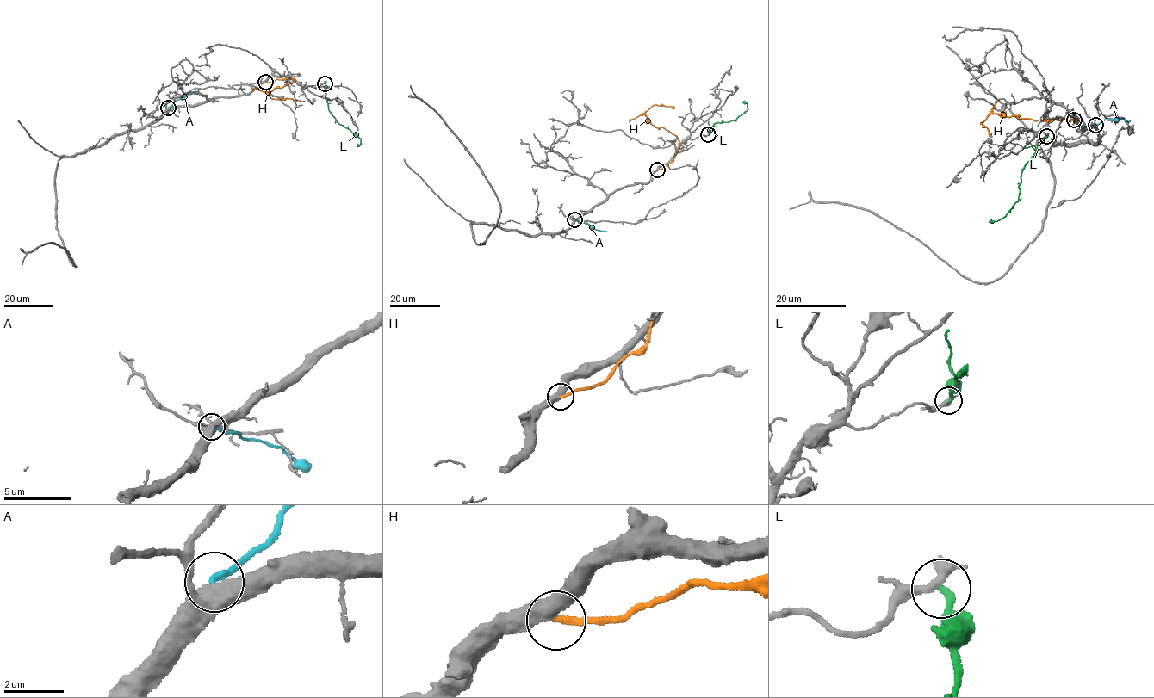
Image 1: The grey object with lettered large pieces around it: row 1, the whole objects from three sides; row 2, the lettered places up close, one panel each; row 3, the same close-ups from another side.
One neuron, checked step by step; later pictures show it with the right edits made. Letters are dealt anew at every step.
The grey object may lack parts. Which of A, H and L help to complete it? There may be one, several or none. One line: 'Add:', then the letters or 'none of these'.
Add: none of these

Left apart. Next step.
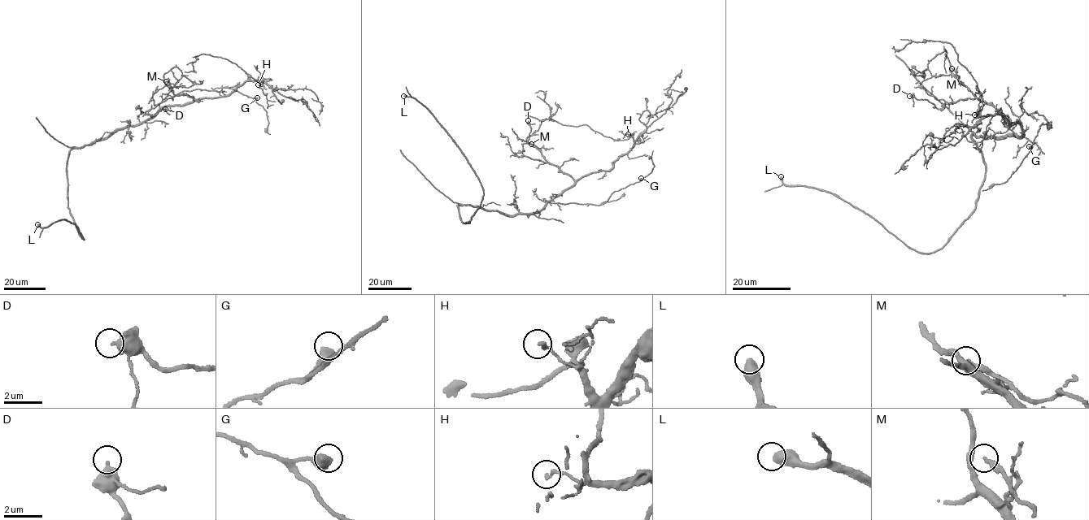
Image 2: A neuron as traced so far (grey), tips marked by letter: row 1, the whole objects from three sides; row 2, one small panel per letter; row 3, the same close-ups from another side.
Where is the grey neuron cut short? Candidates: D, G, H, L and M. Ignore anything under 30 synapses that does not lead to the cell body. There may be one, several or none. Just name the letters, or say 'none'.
L

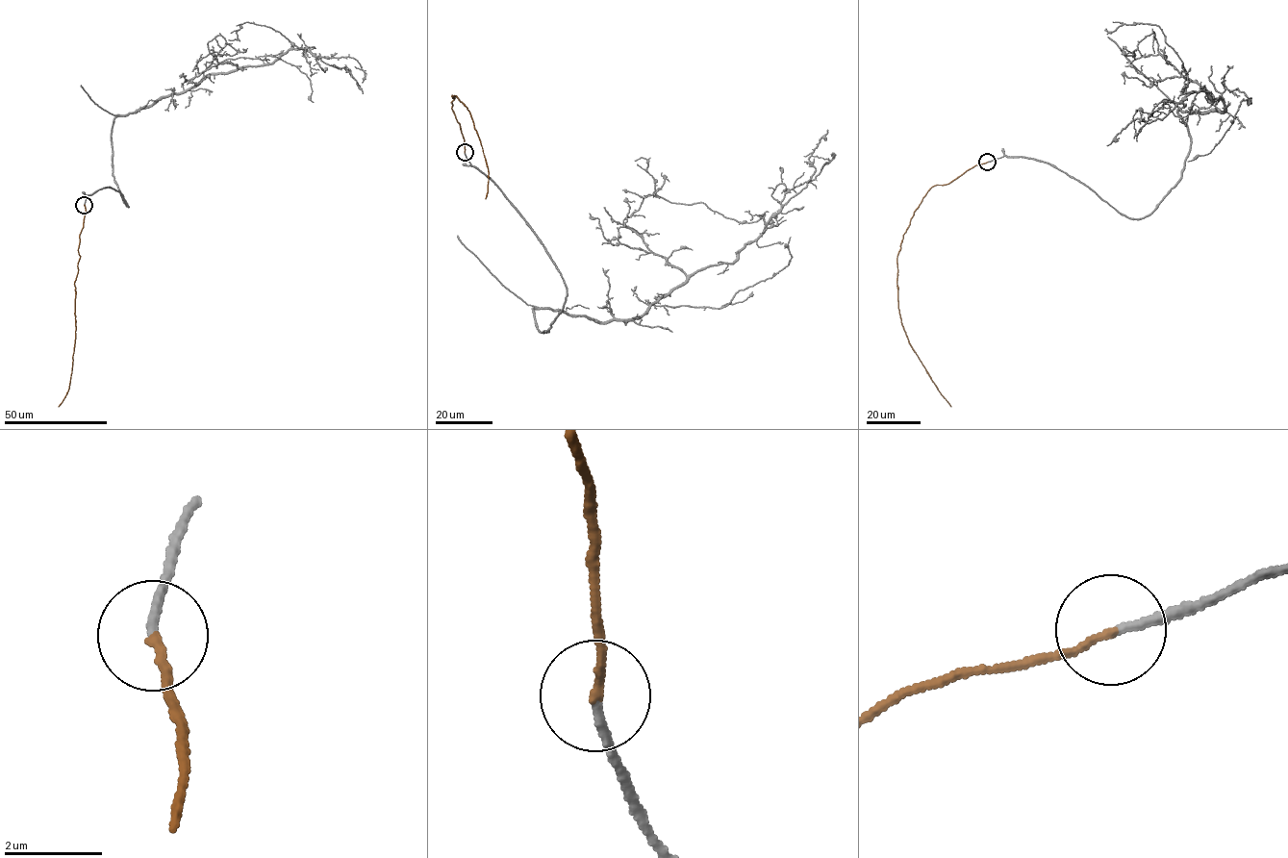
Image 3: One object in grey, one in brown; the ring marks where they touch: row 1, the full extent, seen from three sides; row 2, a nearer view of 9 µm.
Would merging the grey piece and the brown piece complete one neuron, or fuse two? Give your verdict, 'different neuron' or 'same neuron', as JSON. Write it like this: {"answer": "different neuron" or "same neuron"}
{"answer": "same neuron"}

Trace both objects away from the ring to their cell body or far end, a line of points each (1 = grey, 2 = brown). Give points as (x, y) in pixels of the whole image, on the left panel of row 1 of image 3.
1: (85, 205), (109, 187), (129, 207), (113, 172), (116, 116), (210, 74), (306, 51), (246, 22), (228, 39)
2: (85, 205), (78, 248), (80, 257), (74, 285), (75, 337), (72, 371), (69, 388), (58, 406)

